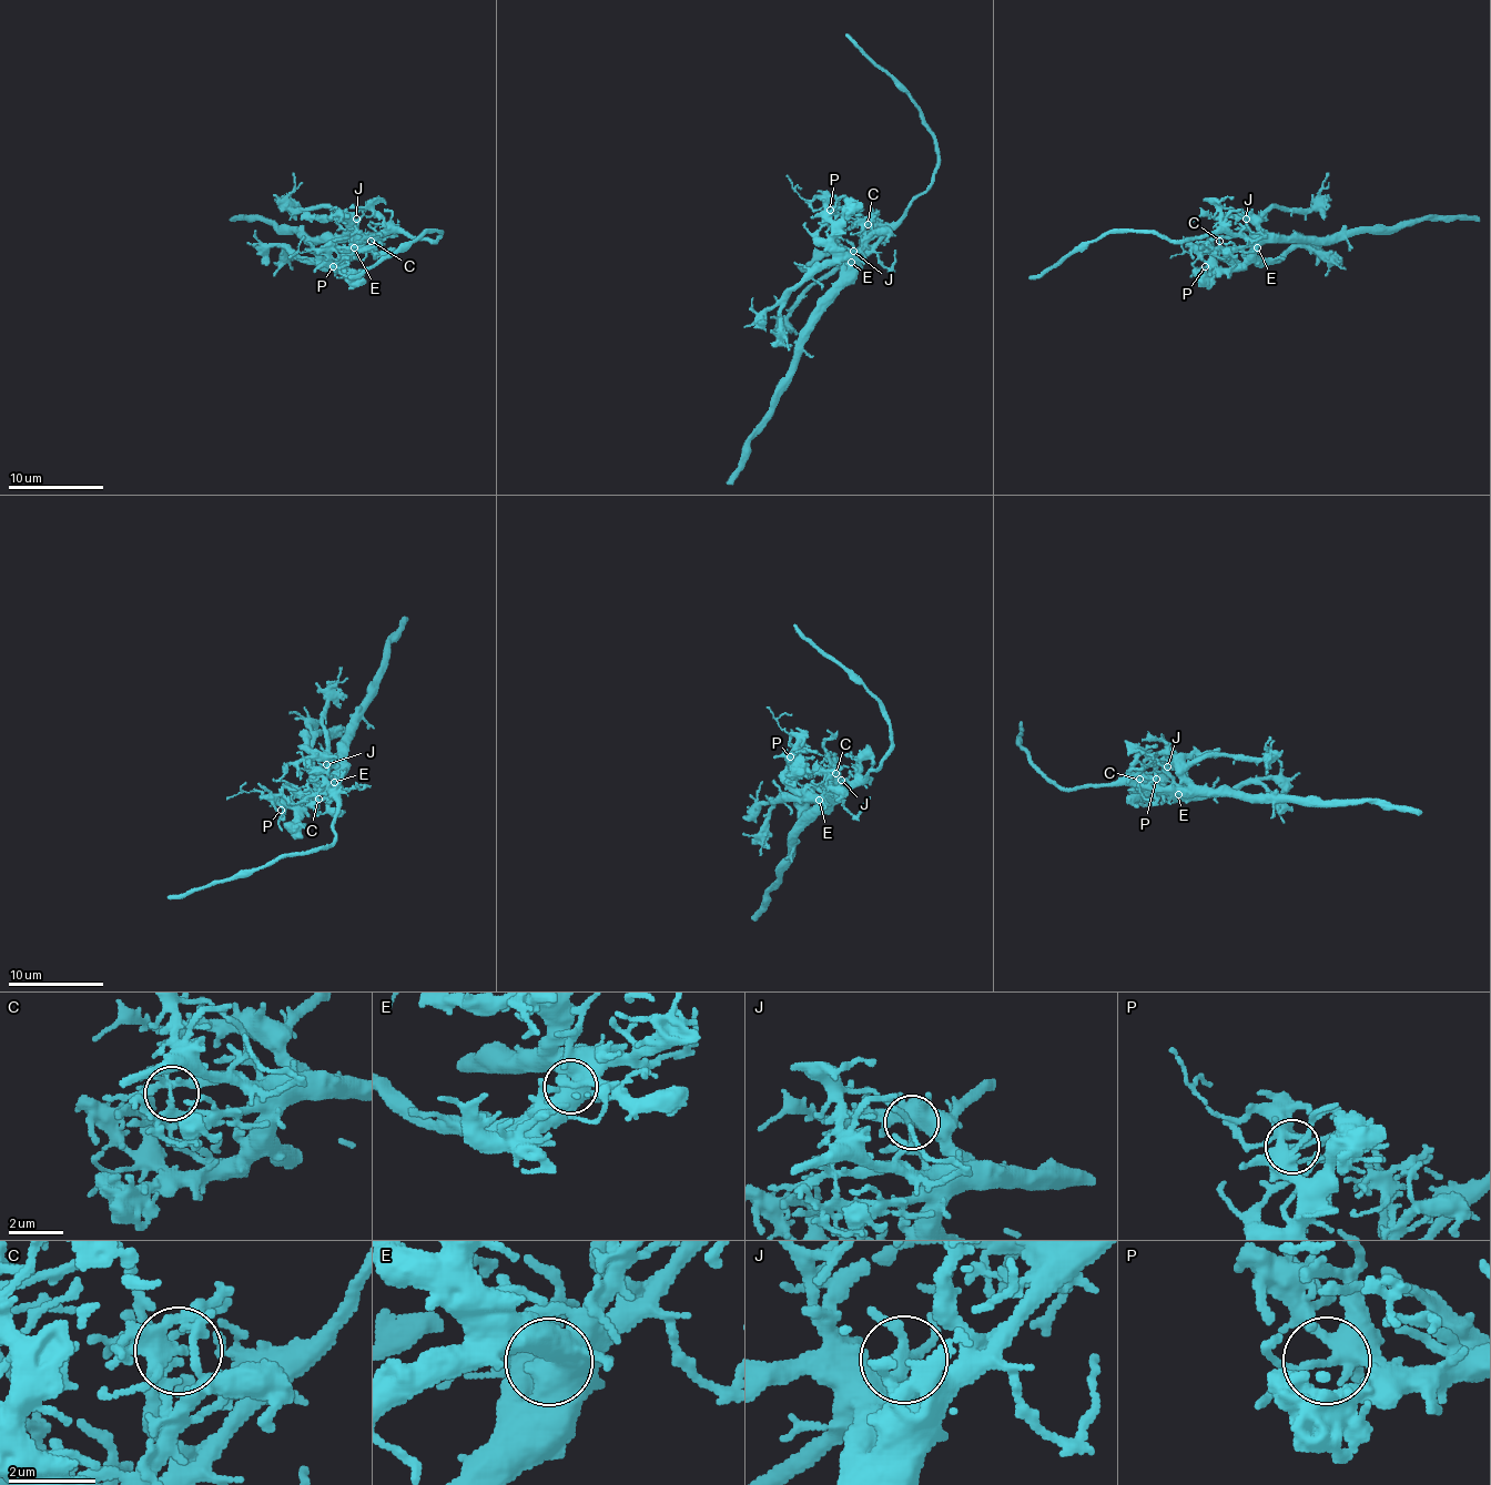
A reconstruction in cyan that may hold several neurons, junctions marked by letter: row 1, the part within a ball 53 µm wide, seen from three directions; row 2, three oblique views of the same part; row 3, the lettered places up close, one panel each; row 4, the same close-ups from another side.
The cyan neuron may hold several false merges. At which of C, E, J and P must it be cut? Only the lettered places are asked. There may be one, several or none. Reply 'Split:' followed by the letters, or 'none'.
Split: none

